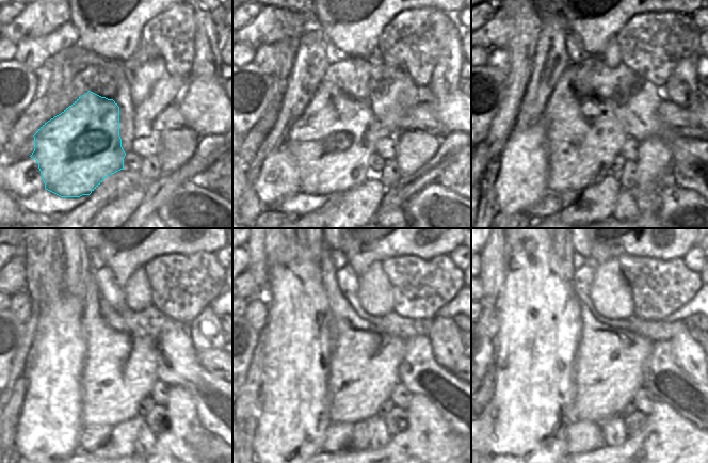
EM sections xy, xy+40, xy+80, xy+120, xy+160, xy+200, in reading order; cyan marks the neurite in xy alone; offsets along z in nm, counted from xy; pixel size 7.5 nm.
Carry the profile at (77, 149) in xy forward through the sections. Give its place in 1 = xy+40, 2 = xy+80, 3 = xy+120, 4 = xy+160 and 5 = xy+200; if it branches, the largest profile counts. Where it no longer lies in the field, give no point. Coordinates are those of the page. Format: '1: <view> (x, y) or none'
1: xy+40 (331, 142)
2: xy+80 (584, 136)
3: xy+120 (119, 371)
4: xy+160 (364, 368)
5: xy+200 (608, 370)

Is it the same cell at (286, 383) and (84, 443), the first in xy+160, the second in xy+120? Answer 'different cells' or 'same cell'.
different cells

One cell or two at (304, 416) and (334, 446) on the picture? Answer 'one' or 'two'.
two

